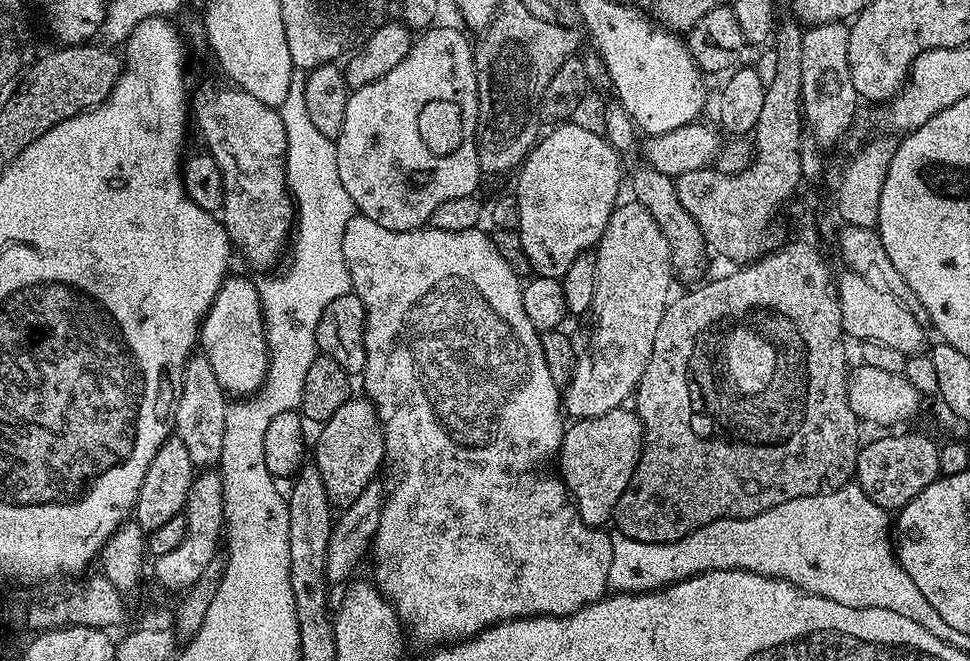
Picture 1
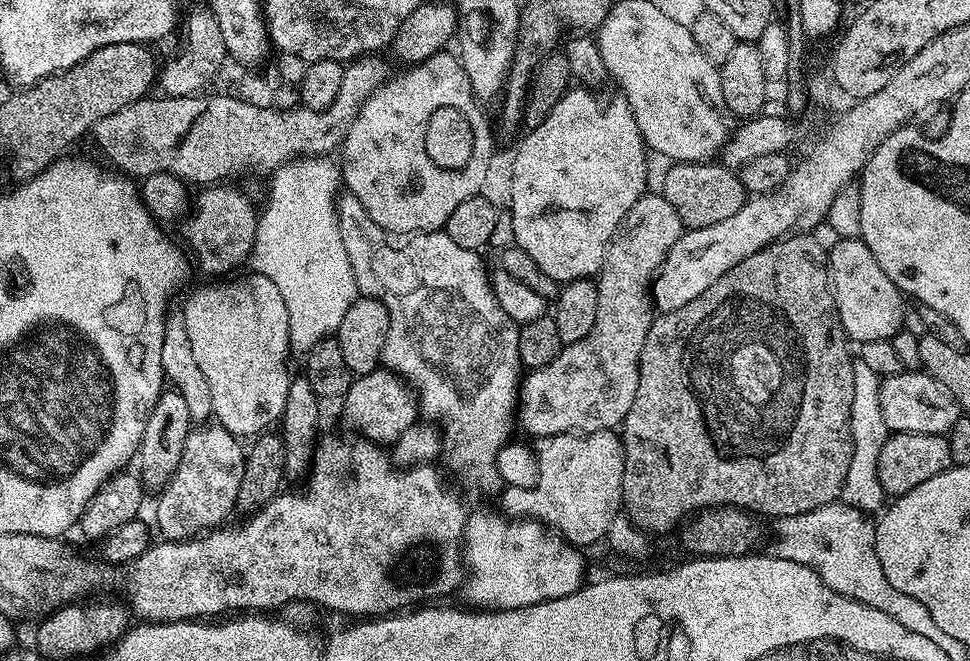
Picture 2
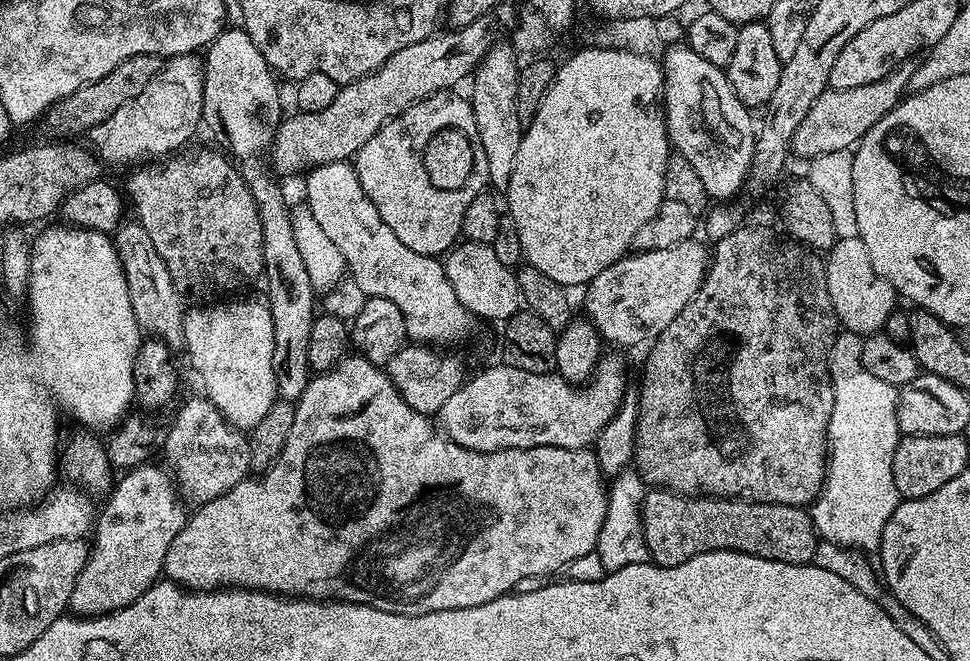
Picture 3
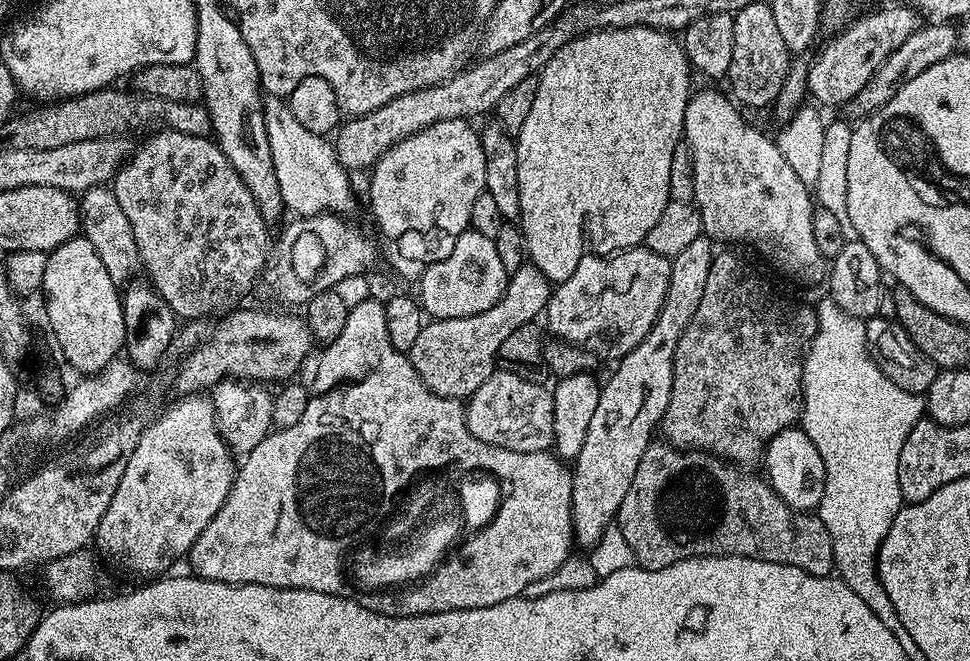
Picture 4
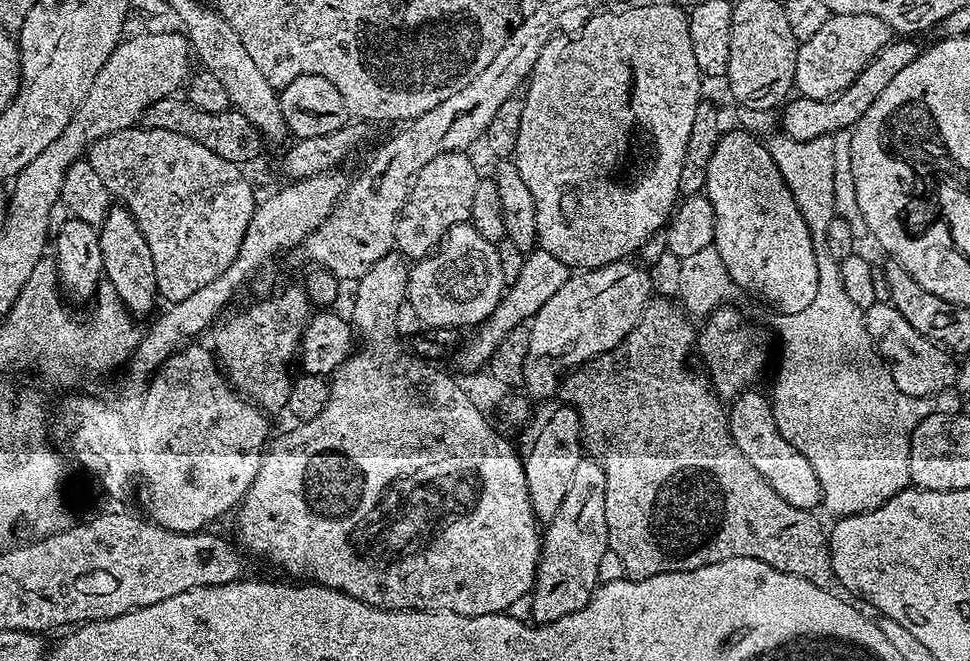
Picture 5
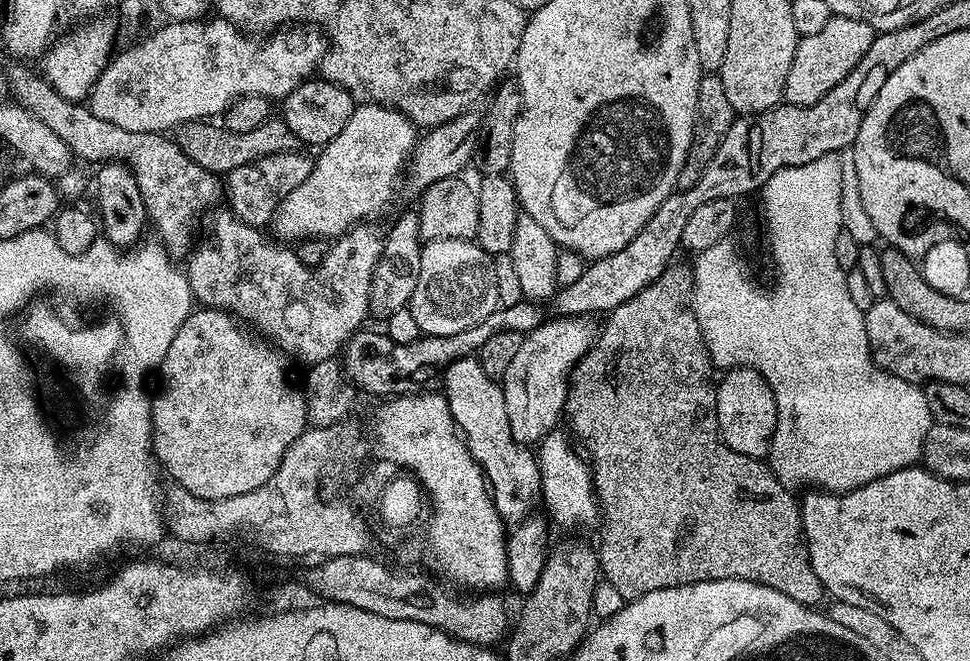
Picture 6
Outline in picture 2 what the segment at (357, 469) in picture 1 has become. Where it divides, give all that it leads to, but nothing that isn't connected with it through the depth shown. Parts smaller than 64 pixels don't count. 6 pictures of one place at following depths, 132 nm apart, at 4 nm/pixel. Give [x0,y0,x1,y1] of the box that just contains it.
[342,366,418,446]

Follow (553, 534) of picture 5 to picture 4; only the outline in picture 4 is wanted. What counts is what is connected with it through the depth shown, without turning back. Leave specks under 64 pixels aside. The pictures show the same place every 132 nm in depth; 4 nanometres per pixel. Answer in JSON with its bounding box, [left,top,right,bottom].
[572,234,714,550]

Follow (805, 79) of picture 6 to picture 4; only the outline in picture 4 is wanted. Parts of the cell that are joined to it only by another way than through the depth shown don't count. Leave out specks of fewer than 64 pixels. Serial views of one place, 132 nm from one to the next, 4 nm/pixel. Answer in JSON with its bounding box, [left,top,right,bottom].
[808,7,922,106]

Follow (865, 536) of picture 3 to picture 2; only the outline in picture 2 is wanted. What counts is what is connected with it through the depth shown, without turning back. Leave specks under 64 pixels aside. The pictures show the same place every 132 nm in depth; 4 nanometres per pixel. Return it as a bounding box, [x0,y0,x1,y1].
[840,359,890,514]

